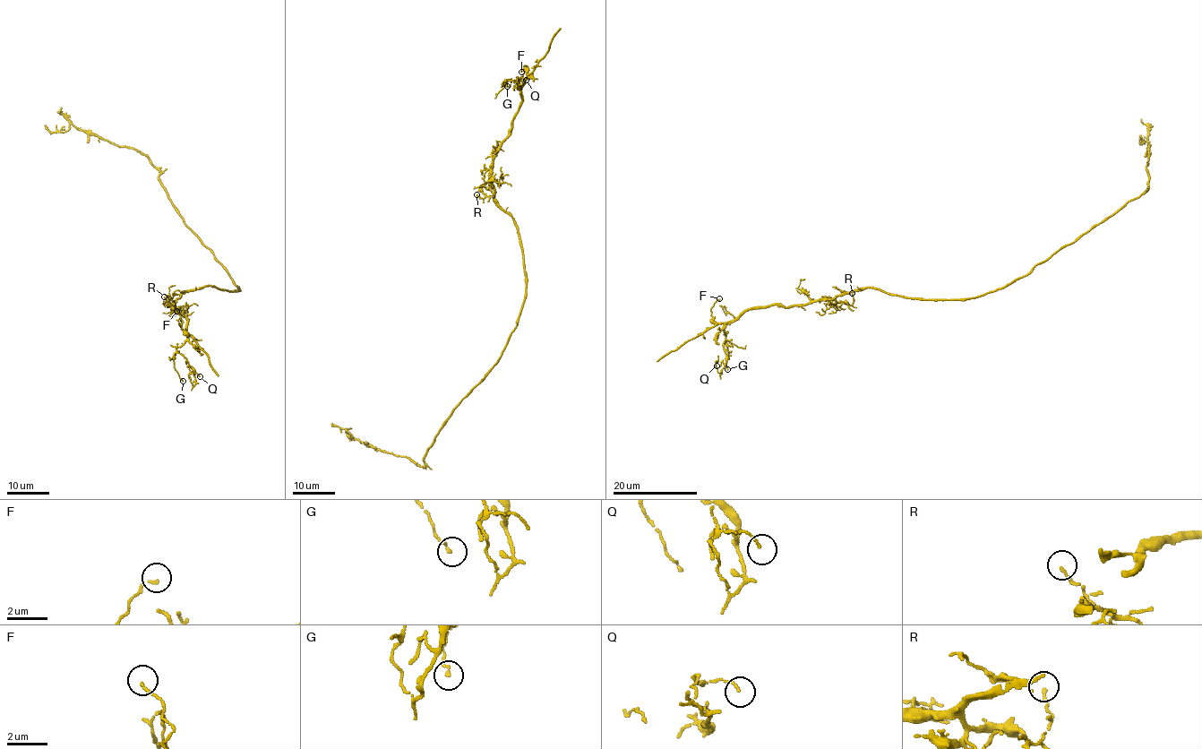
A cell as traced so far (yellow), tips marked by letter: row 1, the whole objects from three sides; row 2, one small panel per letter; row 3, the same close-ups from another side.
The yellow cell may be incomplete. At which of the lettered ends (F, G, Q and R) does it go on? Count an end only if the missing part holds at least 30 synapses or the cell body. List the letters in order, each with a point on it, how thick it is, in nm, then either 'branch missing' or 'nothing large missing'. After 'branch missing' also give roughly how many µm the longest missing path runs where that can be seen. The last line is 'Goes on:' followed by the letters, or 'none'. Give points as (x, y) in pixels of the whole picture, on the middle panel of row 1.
F: at (521, 72); 110 nm thick; nothing large missing
G: at (507, 86); 110 nm thick; nothing large missing
Q: at (526, 80); 100 nm thick; nothing large missing
R: at (476, 194); 130 nm thick; nothing large missing
Goes on: none

